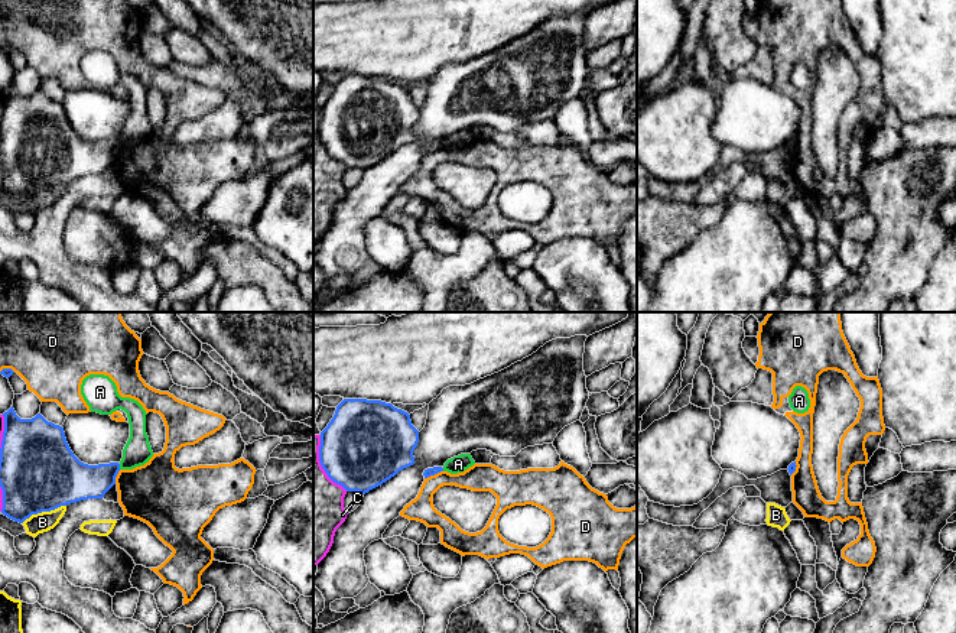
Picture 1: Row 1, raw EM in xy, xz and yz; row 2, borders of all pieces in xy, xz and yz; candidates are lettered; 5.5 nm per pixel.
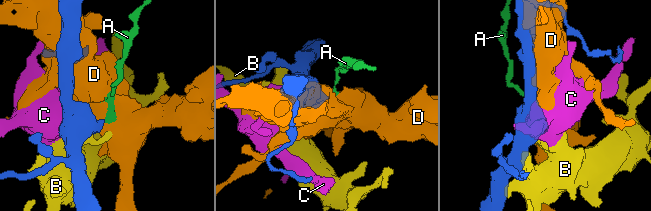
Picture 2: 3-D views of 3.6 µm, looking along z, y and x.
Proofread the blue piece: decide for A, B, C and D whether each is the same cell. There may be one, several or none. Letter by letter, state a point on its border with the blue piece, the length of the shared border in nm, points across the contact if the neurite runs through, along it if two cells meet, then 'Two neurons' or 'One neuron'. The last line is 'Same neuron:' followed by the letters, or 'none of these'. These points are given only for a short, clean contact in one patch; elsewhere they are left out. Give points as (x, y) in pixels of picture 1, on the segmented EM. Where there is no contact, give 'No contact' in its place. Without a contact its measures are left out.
A: Touches blue at xy (119, 467). Shared border 30 nm. Boundary: xy (119, 464), (120, 468). Two neurons
B: Touches blue at xy (44, 510). Shared border 260 nm. Two neurons
C: Touches blue at xz (321, 464). Shared border 340 nm. Two neurons
D: Touches blue at xz (433, 474). Shared border 120 nm. Two neurons
Same neuron: none of these

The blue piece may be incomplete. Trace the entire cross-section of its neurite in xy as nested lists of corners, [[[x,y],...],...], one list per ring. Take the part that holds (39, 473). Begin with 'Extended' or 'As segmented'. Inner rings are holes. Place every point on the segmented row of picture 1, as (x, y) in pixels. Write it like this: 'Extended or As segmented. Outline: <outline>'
As segmented. Outline: [[[13,406],[3,413],[4,432],[0,448],[1,513],[23,523],[32,514],[51,512],[61,506],[88,499],[103,499],[116,484],[118,462],[88,465],[71,451],[64,428],[48,422],[40,413],[20,419]]]

